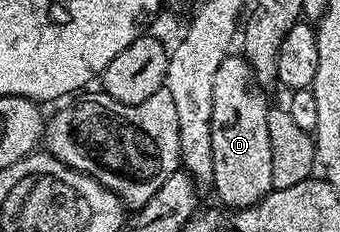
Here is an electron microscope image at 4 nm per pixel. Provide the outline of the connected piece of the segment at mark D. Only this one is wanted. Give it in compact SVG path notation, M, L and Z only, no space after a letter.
M227 56L216 68L212 88L212 189L231 211L255 206L273 186L272 140L268 132L267 91L258 83L245 57Z

